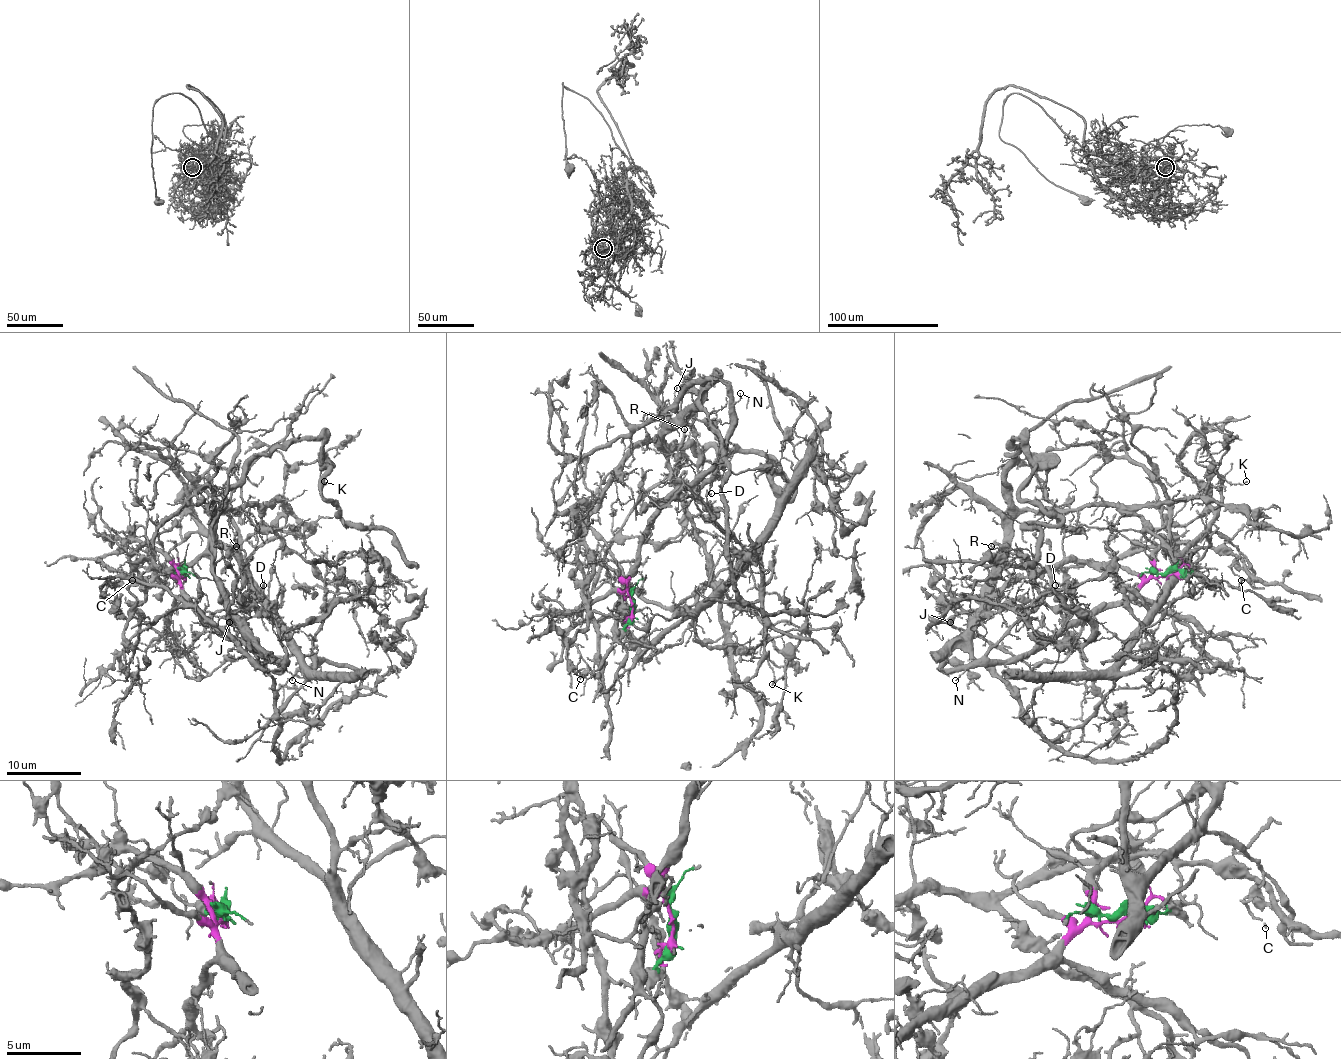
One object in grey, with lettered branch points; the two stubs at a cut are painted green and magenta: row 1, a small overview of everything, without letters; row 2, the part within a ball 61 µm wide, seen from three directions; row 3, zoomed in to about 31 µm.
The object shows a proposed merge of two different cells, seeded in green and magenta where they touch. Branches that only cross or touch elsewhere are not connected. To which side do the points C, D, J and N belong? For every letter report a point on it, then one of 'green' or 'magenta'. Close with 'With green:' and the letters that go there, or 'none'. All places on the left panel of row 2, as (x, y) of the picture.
C: place (132, 580); green
D: place (263, 585); magenta
J: place (229, 622); magenta
N: place (292, 680); magenta
With green: C

